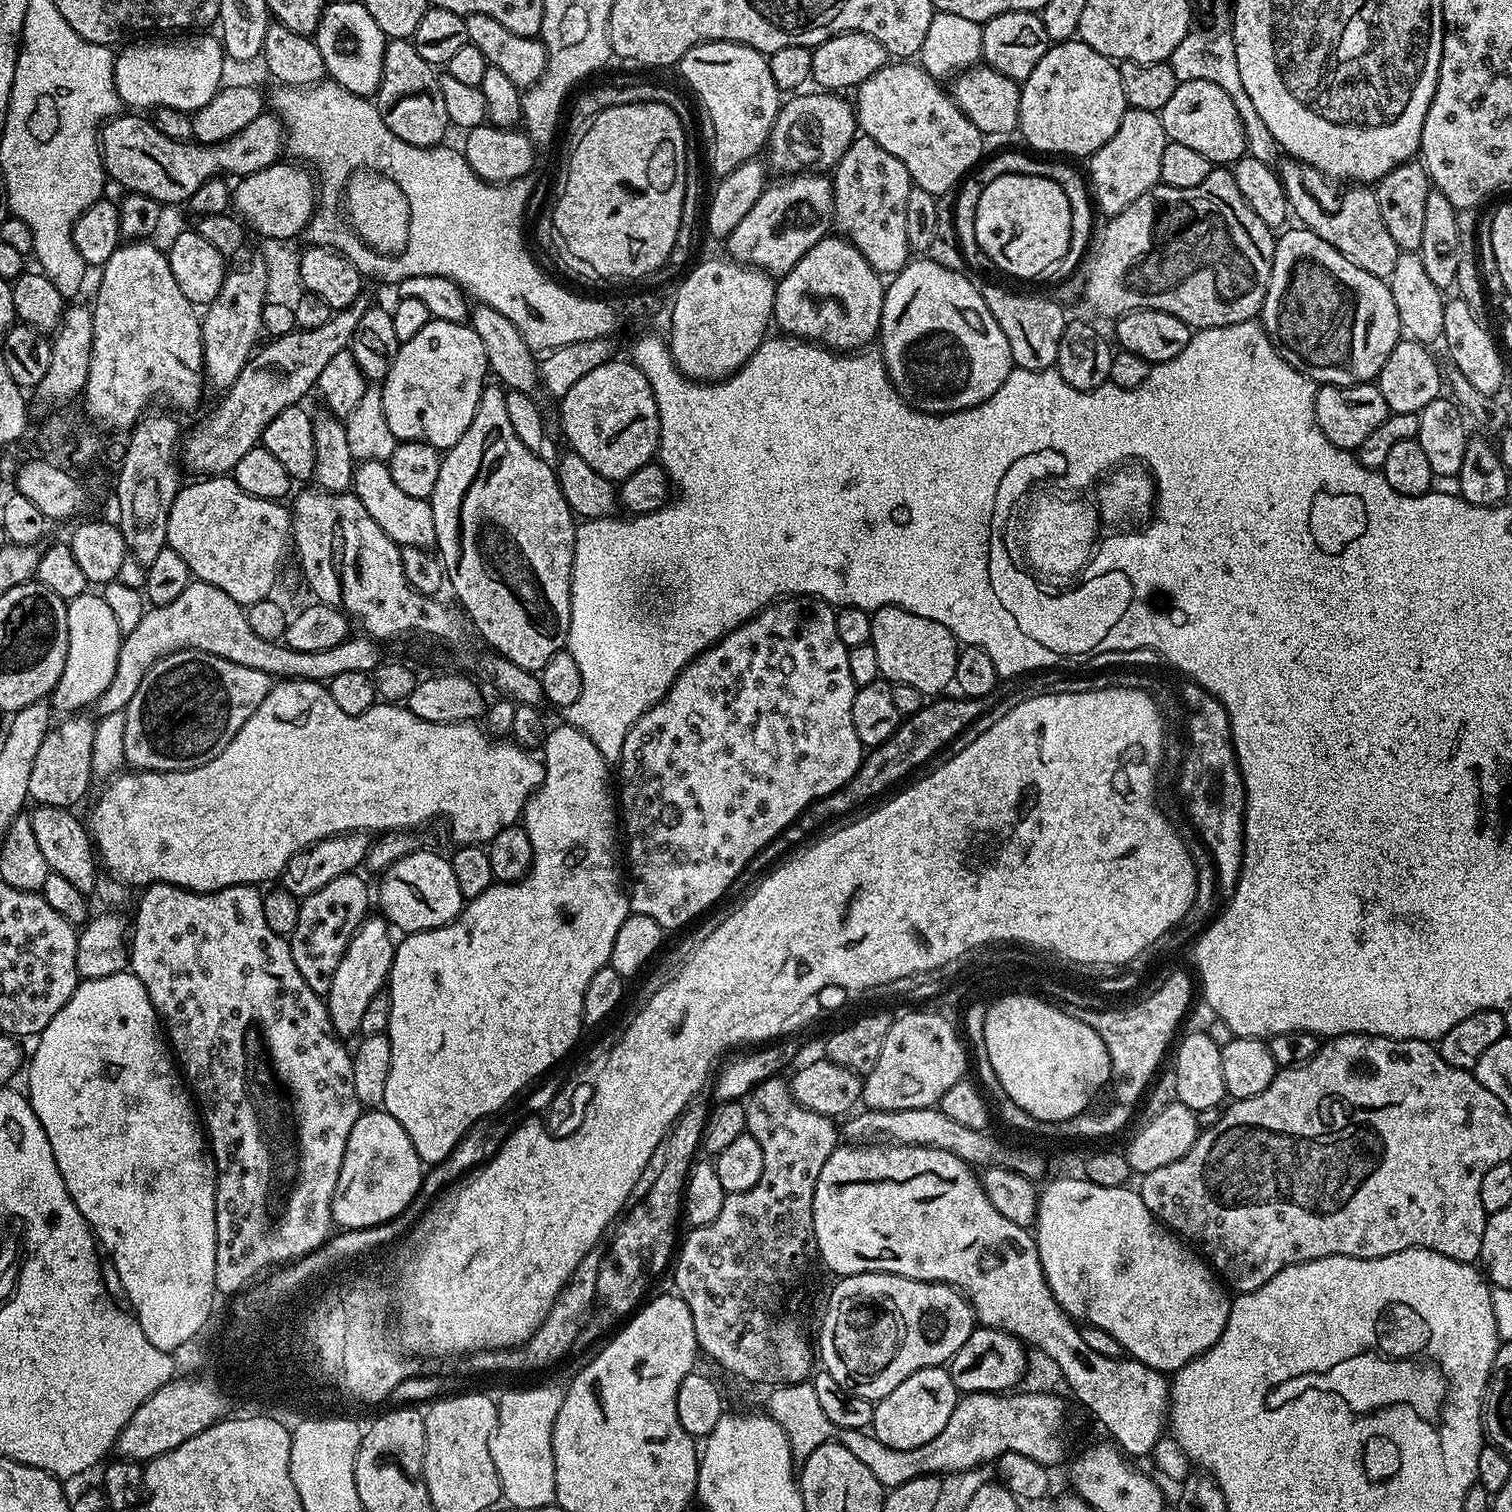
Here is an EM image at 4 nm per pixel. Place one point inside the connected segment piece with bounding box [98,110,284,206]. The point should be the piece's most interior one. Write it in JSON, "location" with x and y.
{"location":[136,154]}

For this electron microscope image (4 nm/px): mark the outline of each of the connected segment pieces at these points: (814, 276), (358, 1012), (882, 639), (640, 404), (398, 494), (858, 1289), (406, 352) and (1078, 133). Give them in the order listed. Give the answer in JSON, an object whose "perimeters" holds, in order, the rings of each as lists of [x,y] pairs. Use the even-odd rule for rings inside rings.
{"perimeters":[[[[827,234],[786,274],[779,277],[774,298],[772,319],[781,333],[798,340],[806,340],[841,354],[851,354],[864,350],[880,334],[880,319],[884,305],[886,287],[881,273],[873,270],[870,262],[858,251],[849,240],[839,234]]],[[[372,914],[365,919],[346,946],[342,962],[338,962],[334,970],[334,982],[330,982],[330,990],[326,997],[328,1017],[337,1036],[355,1037],[360,1031],[362,1014],[366,1011],[366,1006],[370,1006],[370,998],[381,995],[396,953],[396,944],[391,934],[393,935],[390,925],[383,915]]],[[[892,604],[885,608],[877,608],[872,612],[872,639],[870,643],[878,653],[878,670],[883,679],[892,684],[914,686],[914,690],[925,694],[940,694],[947,684],[956,679],[956,663],[960,657],[960,648],[956,636],[946,626],[938,622],[930,622],[930,618],[917,616],[905,608],[896,608]]],[[[627,359],[609,360],[590,370],[559,401],[560,424],[564,427],[567,447],[576,452],[592,469],[607,480],[619,482],[634,470],[646,466],[660,446],[658,402],[646,382],[646,374]]],[[[361,460],[355,465],[352,473],[351,491],[366,506],[366,511],[382,530],[401,546],[431,549],[436,542],[434,534],[434,514],[432,505],[425,497],[411,496],[406,490],[398,487],[398,482],[390,474],[387,463],[383,460]]],[[[867,1272],[866,1274],[841,1276],[835,1283],[832,1293],[828,1296],[828,1305],[824,1308],[824,1321],[820,1324],[818,1360],[819,1363],[820,1360],[824,1363],[821,1364],[823,1371],[828,1372],[830,1378],[834,1378],[834,1382],[838,1382],[838,1386],[842,1386],[850,1394],[858,1394],[862,1398],[873,1402],[886,1398],[886,1394],[890,1394],[890,1390],[894,1390],[897,1386],[902,1386],[902,1382],[906,1382],[906,1378],[910,1378],[910,1374],[914,1374],[923,1368],[938,1368],[947,1365],[952,1356],[959,1350],[959,1347],[970,1338],[973,1329],[978,1324],[976,1314],[972,1311],[972,1306],[969,1304],[968,1299],[964,1297],[964,1293],[957,1292],[951,1284],[938,1284],[930,1280],[911,1280],[905,1276],[895,1276],[889,1272]]],[[[431,319],[409,341],[401,343],[382,388],[386,426],[397,442],[413,440],[437,450],[456,445],[474,422],[474,410],[489,375],[482,338],[467,323]]],[[[1079,38],[1062,40],[1049,47],[1042,62],[1038,62],[1034,70],[1030,70],[1030,78],[1026,78],[1020,84],[1018,132],[1019,135],[1024,135],[1025,142],[1029,144],[1027,147],[1037,153],[1059,154],[1064,158],[1072,158],[1068,156],[1088,158],[1103,144],[1110,142],[1114,130],[1118,130],[1118,122],[1122,122],[1128,109],[1128,99],[1124,96],[1119,67],[1102,54],[1098,54],[1098,50],[1086,46]]]]}

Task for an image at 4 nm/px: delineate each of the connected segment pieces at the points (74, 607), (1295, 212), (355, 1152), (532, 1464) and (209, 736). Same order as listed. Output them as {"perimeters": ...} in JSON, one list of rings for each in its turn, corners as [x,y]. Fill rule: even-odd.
{"perimeters":[[[[87,592],[67,601],[67,632],[68,646],[66,665],[63,666],[62,676],[55,686],[55,690],[50,697],[53,709],[60,714],[74,714],[84,710],[84,707],[95,705],[97,699],[105,692],[110,681],[116,674],[116,664],[118,662],[119,649],[123,642],[124,634],[118,630],[118,622],[115,621],[114,614],[111,613],[110,606],[107,605],[103,595],[94,592]]],[[[1284,158],[1279,161],[1278,175],[1284,182],[1288,206],[1293,217],[1297,216],[1299,223],[1303,227],[1309,228],[1318,238],[1330,242],[1334,250],[1338,250],[1354,266],[1362,266],[1366,274],[1374,274],[1374,278],[1387,280],[1390,274],[1394,274],[1394,266],[1398,263],[1401,254],[1399,244],[1394,242],[1393,235],[1386,230],[1386,225],[1382,220],[1382,213],[1379,210],[1378,198],[1375,191],[1368,186],[1348,186],[1344,193],[1339,196],[1336,192],[1331,192],[1334,187],[1333,181],[1329,177],[1321,176],[1317,168],[1312,168],[1309,164],[1301,164],[1300,161],[1291,158]]],[[[383,1110],[361,1111],[354,1130],[350,1130],[338,1186],[334,1186],[333,1225],[351,1229],[388,1222],[406,1210],[419,1192],[421,1179],[420,1155],[414,1150],[414,1142],[410,1142],[410,1134],[398,1126],[398,1118]]],[[[520,1388],[499,1397],[496,1428],[490,1438],[490,1458],[494,1458],[494,1470],[498,1470],[503,1499],[508,1499],[516,1508],[531,1510],[556,1499],[552,1431],[561,1399],[561,1389],[556,1388]]],[[[184,649],[150,666],[124,709],[124,762],[137,772],[194,770],[222,754],[246,718],[262,706],[273,677],[216,654]]]]}

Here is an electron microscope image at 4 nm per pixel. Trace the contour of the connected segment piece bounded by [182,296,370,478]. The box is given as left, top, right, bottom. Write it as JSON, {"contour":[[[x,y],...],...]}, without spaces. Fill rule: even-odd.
{"contour":[[[361,296],[351,303],[350,306],[337,309],[333,316],[323,323],[322,326],[310,329],[297,329],[278,338],[272,338],[248,360],[242,368],[241,374],[235,382],[223,393],[222,403],[218,408],[192,433],[185,435],[182,440],[182,464],[200,478],[227,475],[235,471],[238,462],[259,445],[263,439],[266,426],[270,424],[282,412],[288,408],[299,405],[308,392],[313,391],[322,369],[334,358],[335,354],[345,351],[352,342],[358,323],[362,315],[368,309],[370,302],[367,297]]]}

